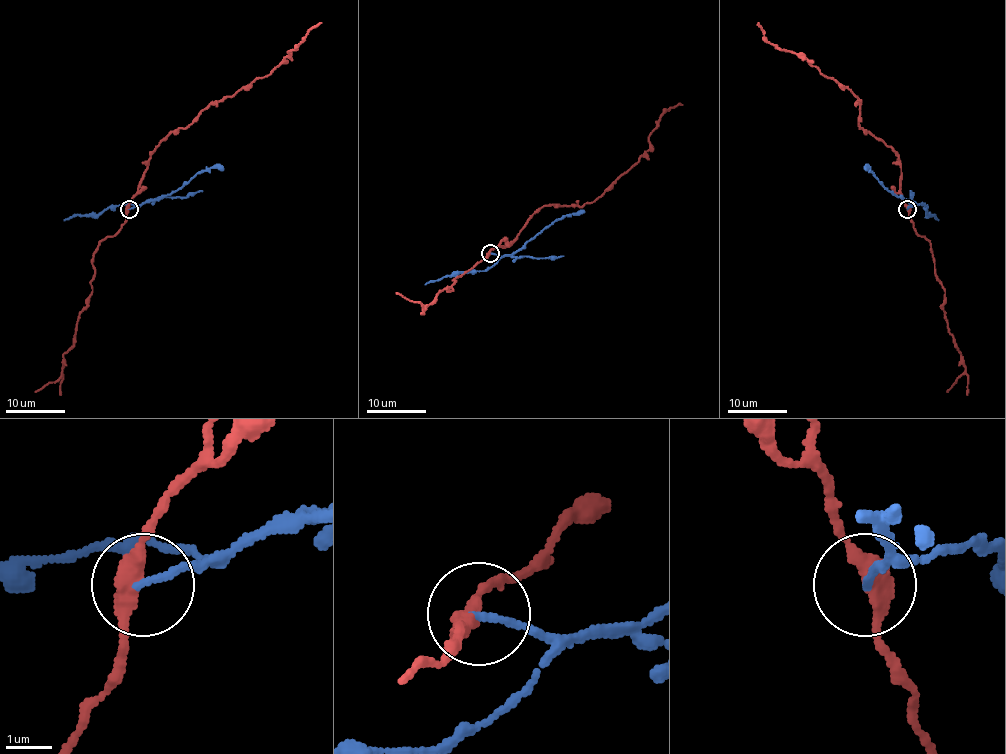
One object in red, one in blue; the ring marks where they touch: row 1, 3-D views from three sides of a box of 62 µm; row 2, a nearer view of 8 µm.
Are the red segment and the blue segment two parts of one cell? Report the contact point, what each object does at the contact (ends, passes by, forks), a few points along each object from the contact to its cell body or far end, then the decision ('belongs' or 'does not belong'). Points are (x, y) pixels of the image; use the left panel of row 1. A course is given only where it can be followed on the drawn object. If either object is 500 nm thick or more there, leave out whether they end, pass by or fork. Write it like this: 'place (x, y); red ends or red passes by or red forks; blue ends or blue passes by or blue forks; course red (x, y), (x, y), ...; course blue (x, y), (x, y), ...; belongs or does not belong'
place (129, 209); red passes by; blue ends; course red (129, 209), (150, 153), (168, 135), (184, 128), (211, 104), (257, 78), (266, 77), (313, 27), (322, 23); course blue (129, 209), (171, 195), (197, 173), (223, 167); does not belong

